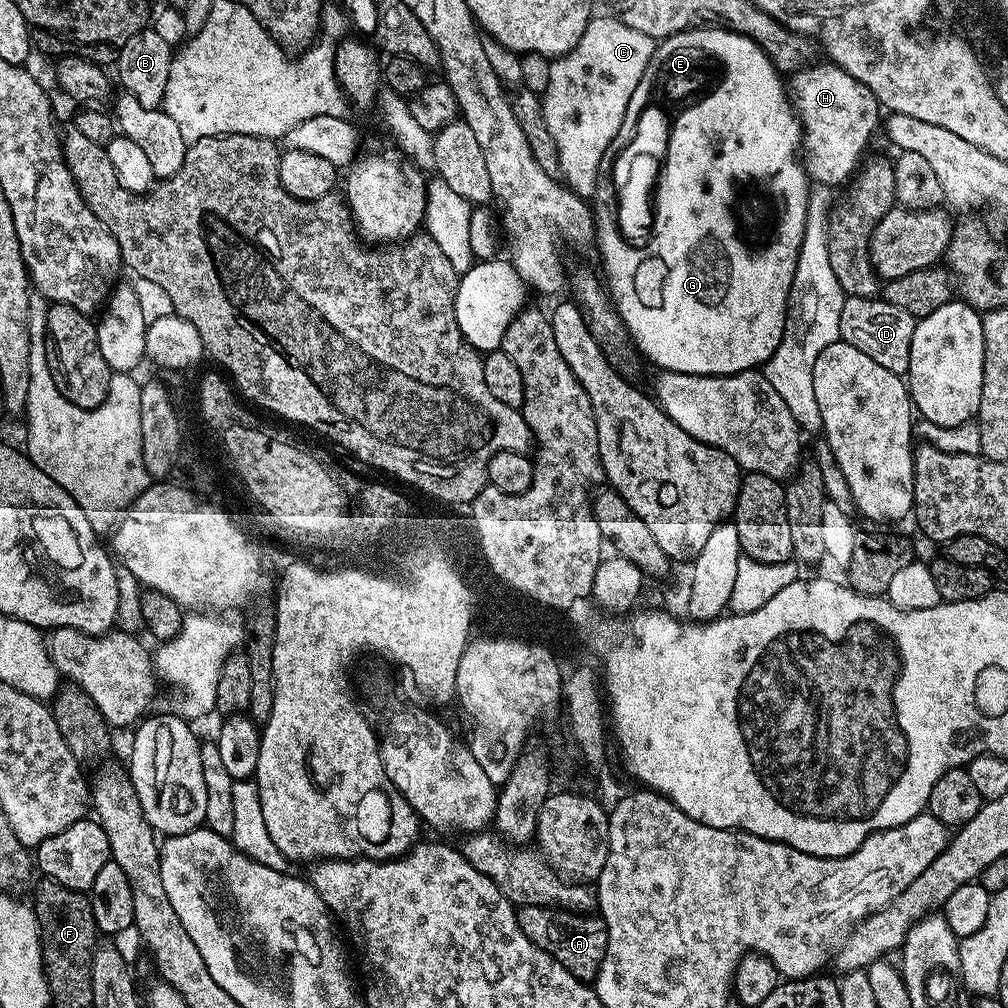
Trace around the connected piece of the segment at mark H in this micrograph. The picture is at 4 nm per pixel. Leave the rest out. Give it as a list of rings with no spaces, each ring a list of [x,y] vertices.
[[[820,63],[791,73],[790,99],[800,118],[802,163],[809,177],[816,184],[825,184],[827,188],[836,190],[857,171],[868,139],[875,134],[876,128],[878,132],[882,105],[866,85],[858,82],[858,78],[846,74],[846,70],[837,64]]]

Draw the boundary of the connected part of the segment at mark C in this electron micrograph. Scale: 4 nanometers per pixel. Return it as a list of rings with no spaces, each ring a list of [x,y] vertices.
[[[596,14],[588,21],[582,38],[578,38],[578,46],[551,61],[550,82],[542,93],[544,117],[554,138],[554,146],[558,146],[558,162],[562,162],[563,183],[576,195],[585,198],[597,195],[598,166],[604,162],[606,150],[612,147],[614,136],[620,131],[626,106],[630,106],[630,98],[634,96],[634,86],[638,86],[656,45],[657,41],[638,30],[630,30],[630,26],[626,26],[626,22],[622,22],[615,15]]]

